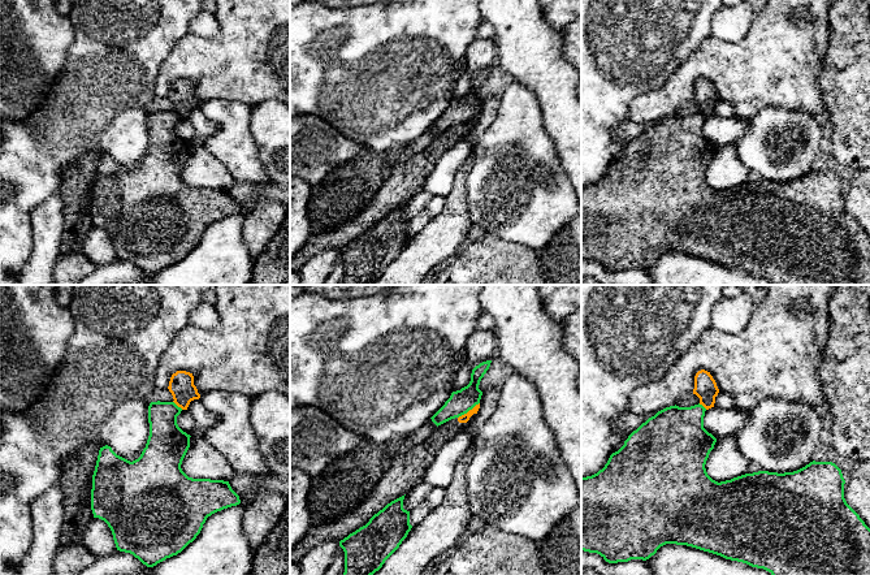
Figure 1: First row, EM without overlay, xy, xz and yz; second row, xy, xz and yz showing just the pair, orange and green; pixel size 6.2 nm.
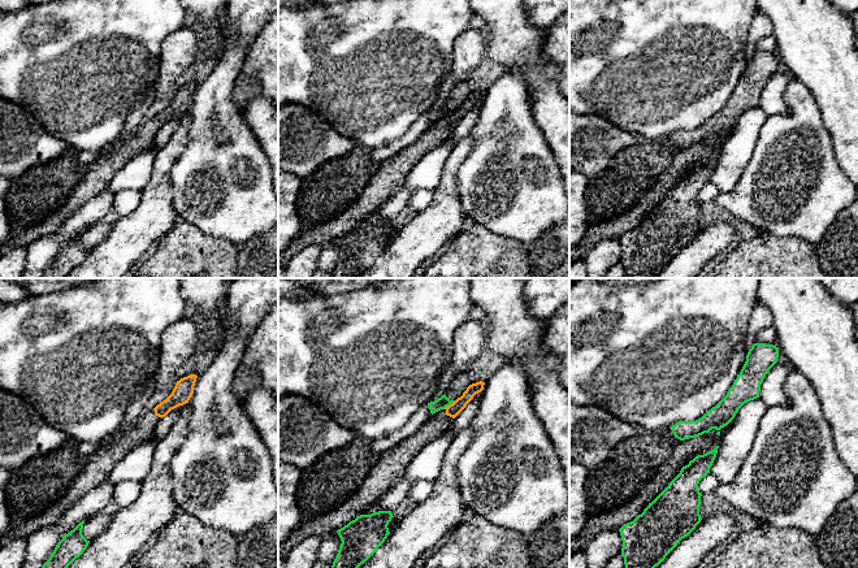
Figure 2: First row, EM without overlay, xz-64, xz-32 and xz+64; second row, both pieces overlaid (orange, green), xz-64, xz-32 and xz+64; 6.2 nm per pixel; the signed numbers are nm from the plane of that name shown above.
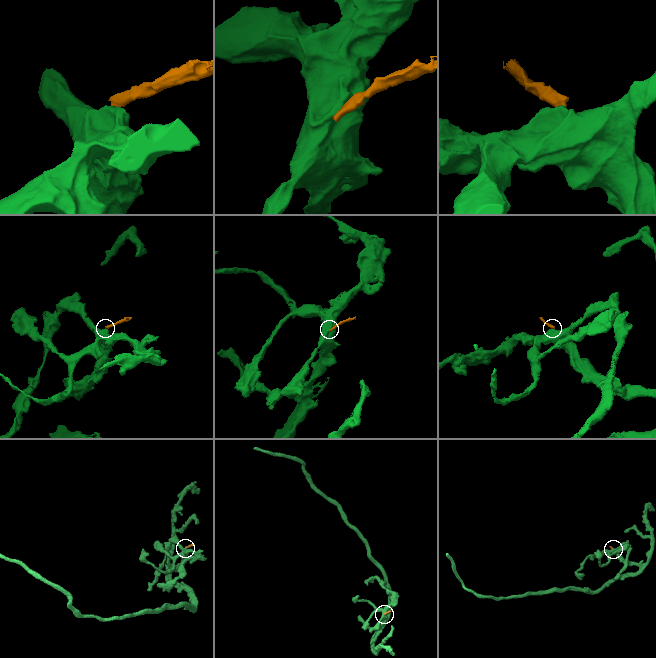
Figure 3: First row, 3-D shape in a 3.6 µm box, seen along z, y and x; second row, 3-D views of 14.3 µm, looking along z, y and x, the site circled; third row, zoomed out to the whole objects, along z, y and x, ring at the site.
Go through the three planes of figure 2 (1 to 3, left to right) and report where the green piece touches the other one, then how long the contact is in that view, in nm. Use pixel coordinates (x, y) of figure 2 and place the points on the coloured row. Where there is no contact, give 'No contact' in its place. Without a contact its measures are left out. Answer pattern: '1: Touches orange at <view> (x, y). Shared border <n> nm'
1: No contact
2: Touches orange at xz-32 (450, 404). Shared border 90 nm
3: No contact

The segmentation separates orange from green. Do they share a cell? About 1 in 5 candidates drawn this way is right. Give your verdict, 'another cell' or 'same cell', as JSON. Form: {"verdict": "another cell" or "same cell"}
{"verdict": "another cell"}

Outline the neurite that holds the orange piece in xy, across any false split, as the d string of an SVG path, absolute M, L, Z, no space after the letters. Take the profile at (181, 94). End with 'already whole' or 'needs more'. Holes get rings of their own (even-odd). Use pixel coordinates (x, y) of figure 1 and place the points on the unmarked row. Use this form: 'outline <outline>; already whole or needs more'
outline M186 79L173 82L168 98L173 104L173 111L182 118L187 118L191 109L200 107L192 82Z; already whole

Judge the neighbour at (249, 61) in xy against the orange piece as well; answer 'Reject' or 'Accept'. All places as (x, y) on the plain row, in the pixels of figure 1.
Reject

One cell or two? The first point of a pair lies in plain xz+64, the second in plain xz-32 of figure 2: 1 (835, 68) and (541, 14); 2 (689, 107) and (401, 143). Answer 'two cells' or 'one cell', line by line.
1: two cells
2: two cells

